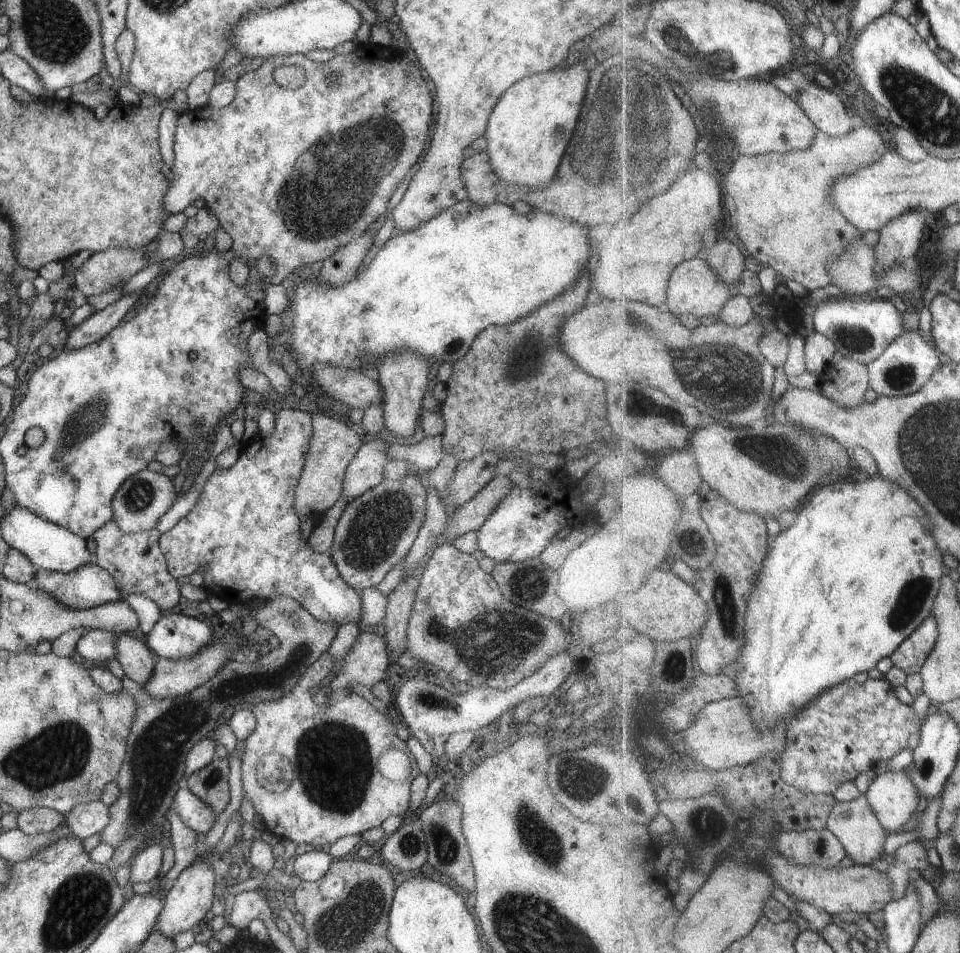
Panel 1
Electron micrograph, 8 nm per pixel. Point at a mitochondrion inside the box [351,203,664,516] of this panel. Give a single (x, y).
(637, 323)

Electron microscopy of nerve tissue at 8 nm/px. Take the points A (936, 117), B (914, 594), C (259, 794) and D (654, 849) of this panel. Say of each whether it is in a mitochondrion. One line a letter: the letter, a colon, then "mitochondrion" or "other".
A: mitochondrion
B: mitochondrion
C: other
D: other

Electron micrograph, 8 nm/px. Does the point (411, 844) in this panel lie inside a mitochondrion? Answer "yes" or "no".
yes

